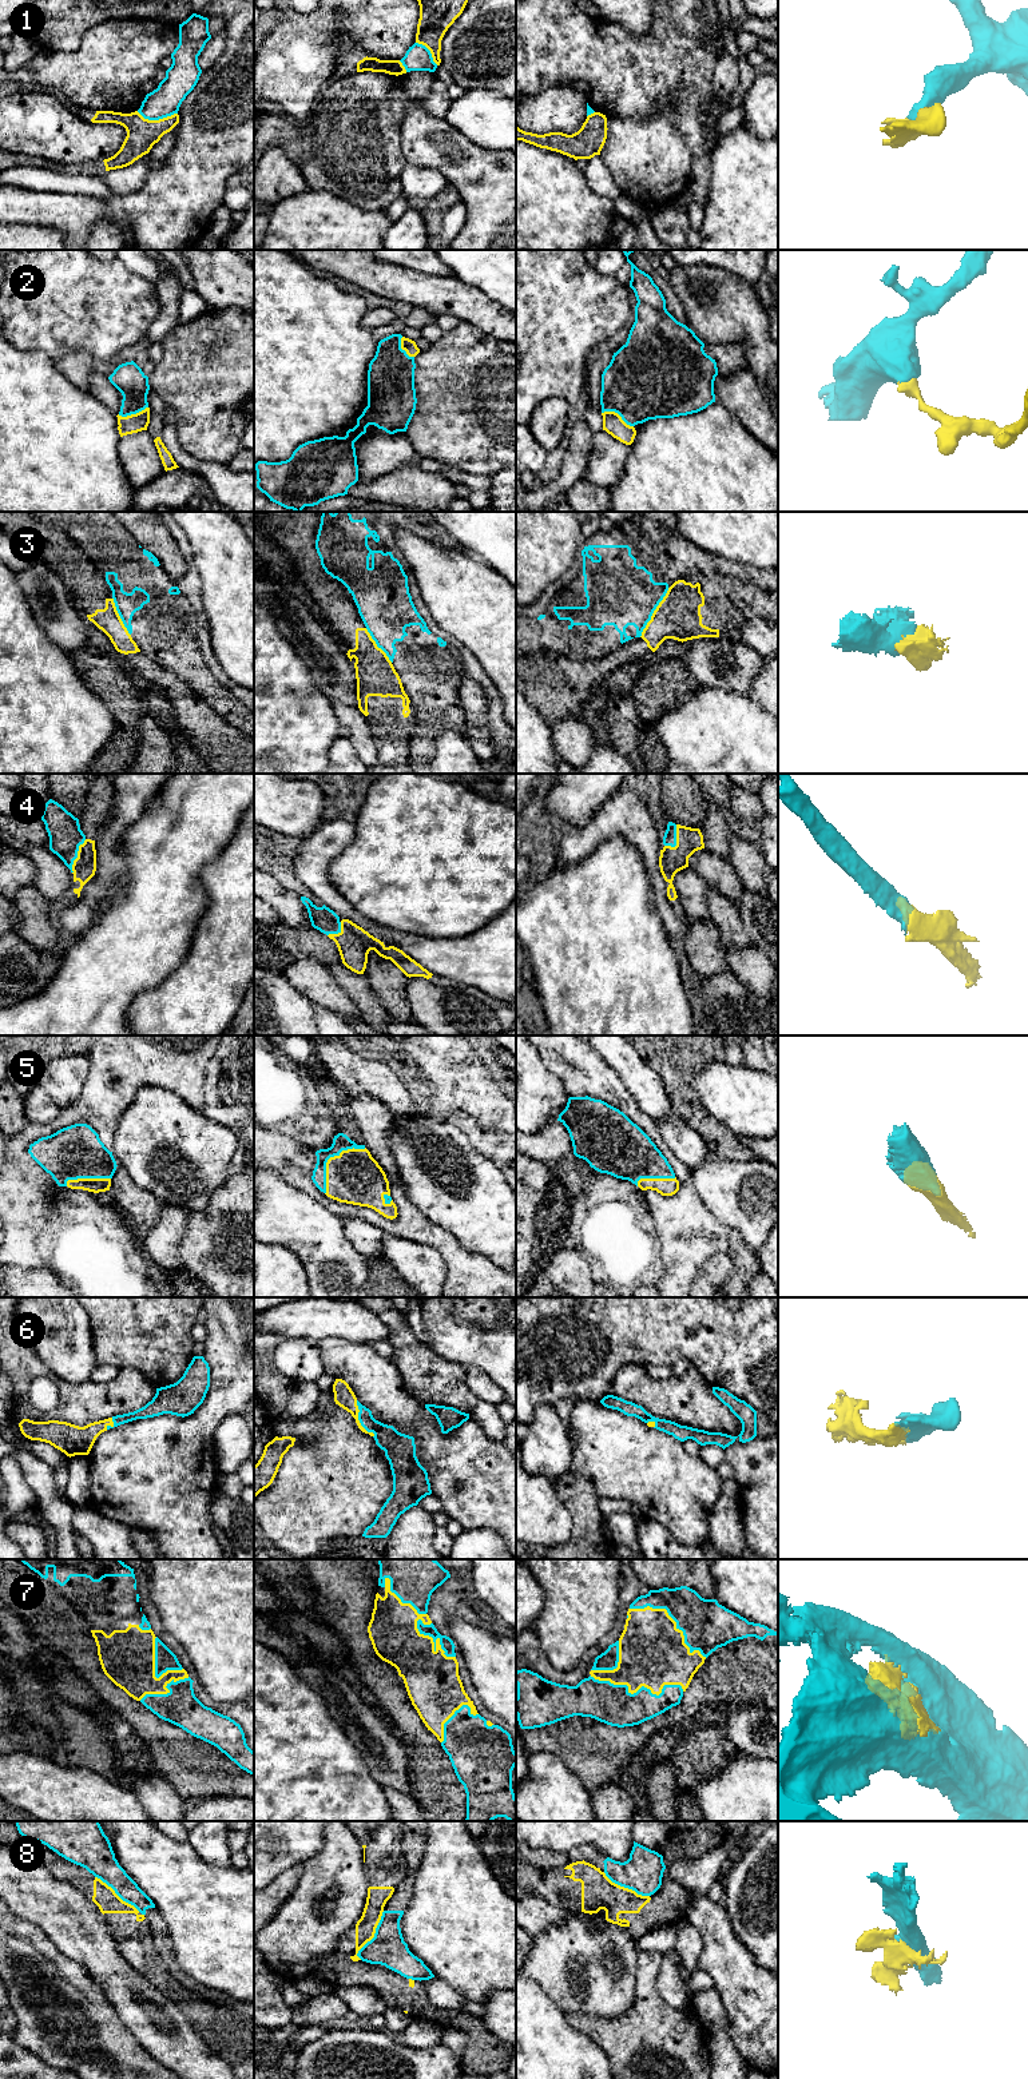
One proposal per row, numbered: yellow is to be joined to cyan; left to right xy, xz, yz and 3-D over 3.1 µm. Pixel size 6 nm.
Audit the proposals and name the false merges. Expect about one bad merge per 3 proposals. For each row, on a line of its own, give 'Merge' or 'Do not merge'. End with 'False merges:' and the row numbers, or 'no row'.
1: Do not merge
2: Merge
3: Do not merge
4: Merge
5: Merge
6: Merge
7: Merge
8: Do not merge
False merges: 1, 3, 8

